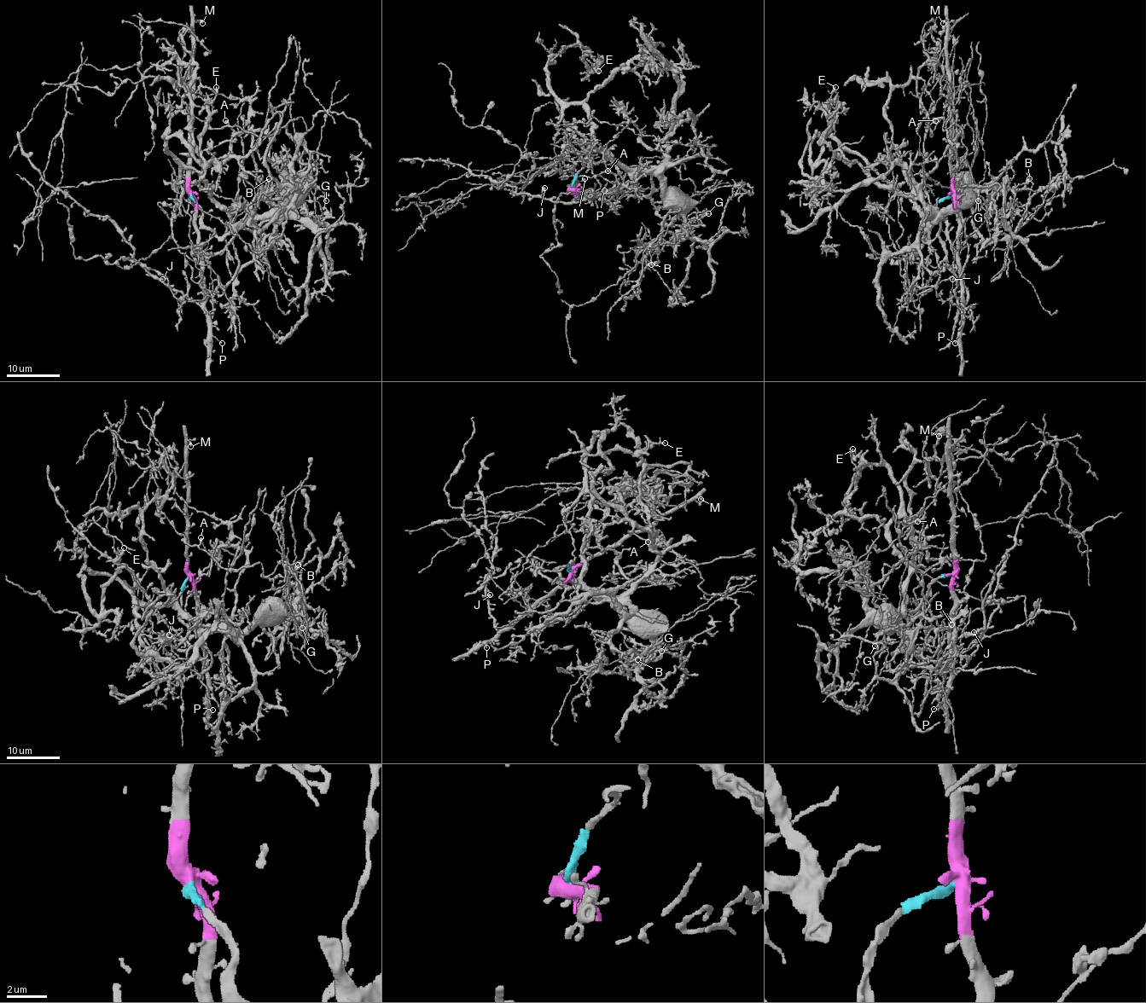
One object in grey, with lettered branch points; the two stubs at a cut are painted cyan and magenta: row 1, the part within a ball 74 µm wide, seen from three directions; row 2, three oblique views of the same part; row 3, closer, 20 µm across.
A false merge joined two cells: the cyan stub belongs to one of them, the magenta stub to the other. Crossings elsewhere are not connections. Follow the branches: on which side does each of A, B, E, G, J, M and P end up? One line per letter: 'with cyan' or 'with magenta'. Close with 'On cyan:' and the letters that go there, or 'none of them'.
A: with cyan
B: with cyan
E: with cyan
G: with cyan
J: with magenta
M: with magenta
P: with magenta
On cyan: A, B, E, G

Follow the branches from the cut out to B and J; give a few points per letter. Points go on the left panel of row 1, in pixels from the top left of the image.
B: (190, 194), (204, 223), (218, 237), (252, 221), (269, 218), (301, 190), (290, 182), (270, 188), (269, 178)
J: (190, 194), (194, 205), (204, 298), (199, 302), (189, 301), (159, 280), (163, 280)

